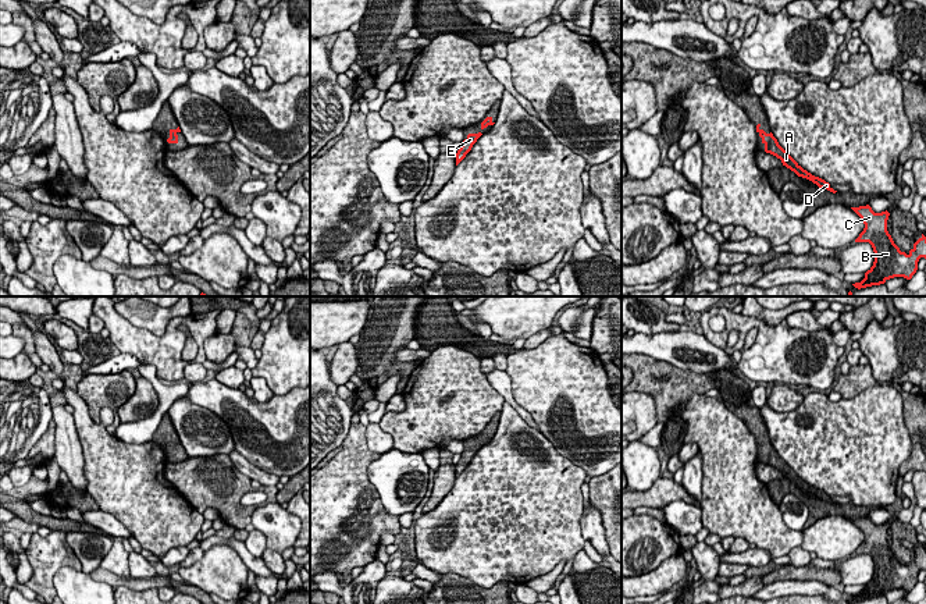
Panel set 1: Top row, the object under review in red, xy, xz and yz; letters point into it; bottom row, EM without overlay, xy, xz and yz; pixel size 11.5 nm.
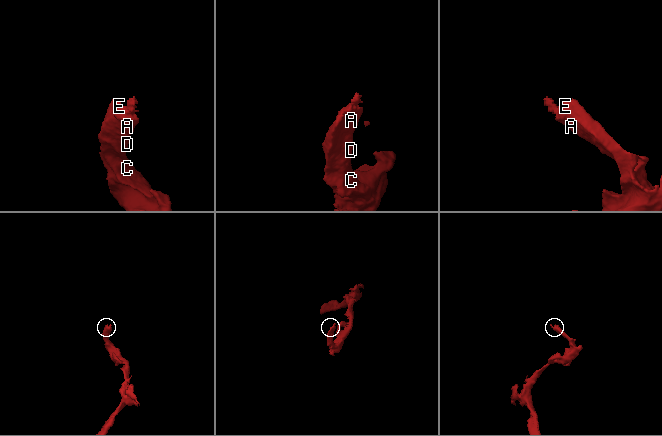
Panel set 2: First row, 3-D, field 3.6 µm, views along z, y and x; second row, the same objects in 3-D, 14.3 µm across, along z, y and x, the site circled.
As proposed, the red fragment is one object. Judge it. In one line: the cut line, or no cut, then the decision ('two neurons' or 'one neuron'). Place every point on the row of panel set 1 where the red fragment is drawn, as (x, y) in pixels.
no cut; one neuron

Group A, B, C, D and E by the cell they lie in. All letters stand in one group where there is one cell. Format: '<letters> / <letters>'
A B C D E

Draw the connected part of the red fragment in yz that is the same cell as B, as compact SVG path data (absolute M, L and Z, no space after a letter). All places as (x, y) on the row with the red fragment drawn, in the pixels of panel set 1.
M869 205L851 209L865 224L863 231L855 242L869 242L875 252L873 266L865 273L865 278L861 283L852 285L861 289L884 284L894 277L911 280L918 270L919 259L926 259L926 237L922 234L907 255L900 251L887 231L887 220L890 216L887 210L875 213Z

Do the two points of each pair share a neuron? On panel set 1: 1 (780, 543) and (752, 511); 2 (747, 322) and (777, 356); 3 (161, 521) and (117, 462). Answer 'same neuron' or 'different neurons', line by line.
1: same neuron
2: same neuron
3: same neuron

